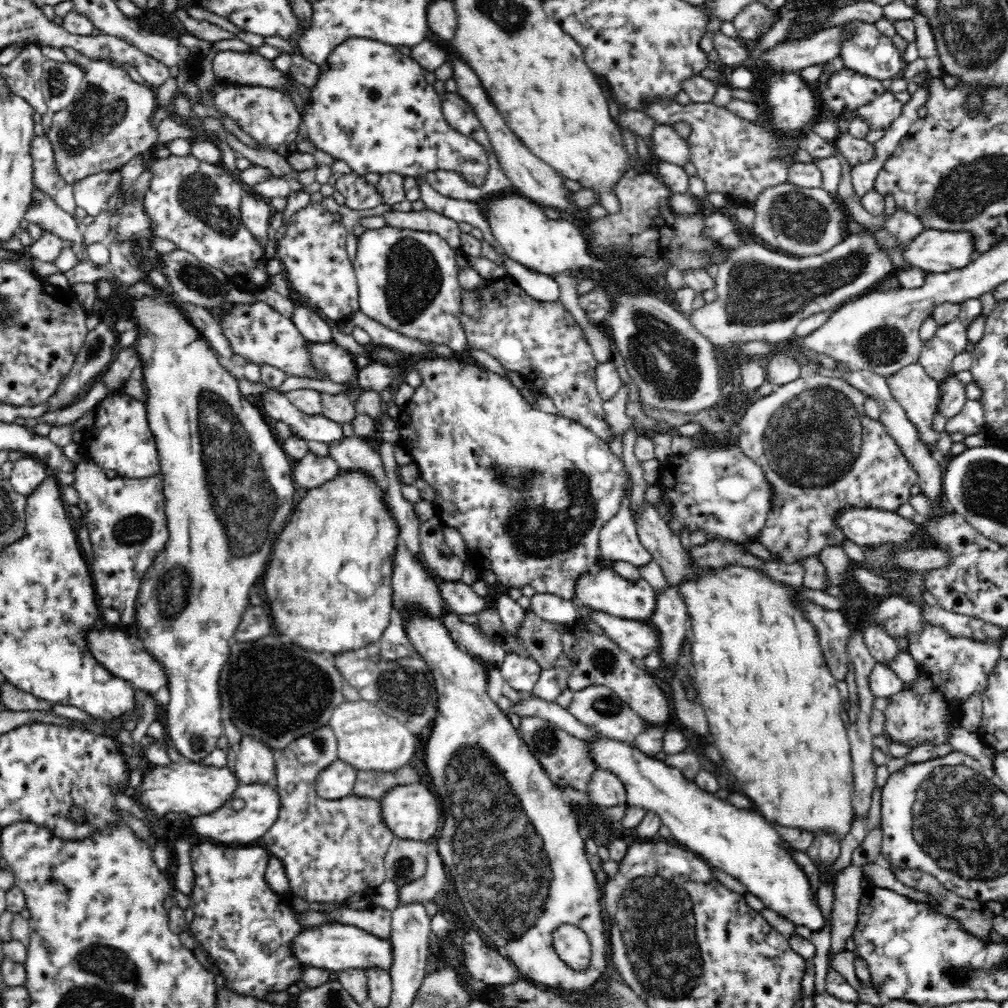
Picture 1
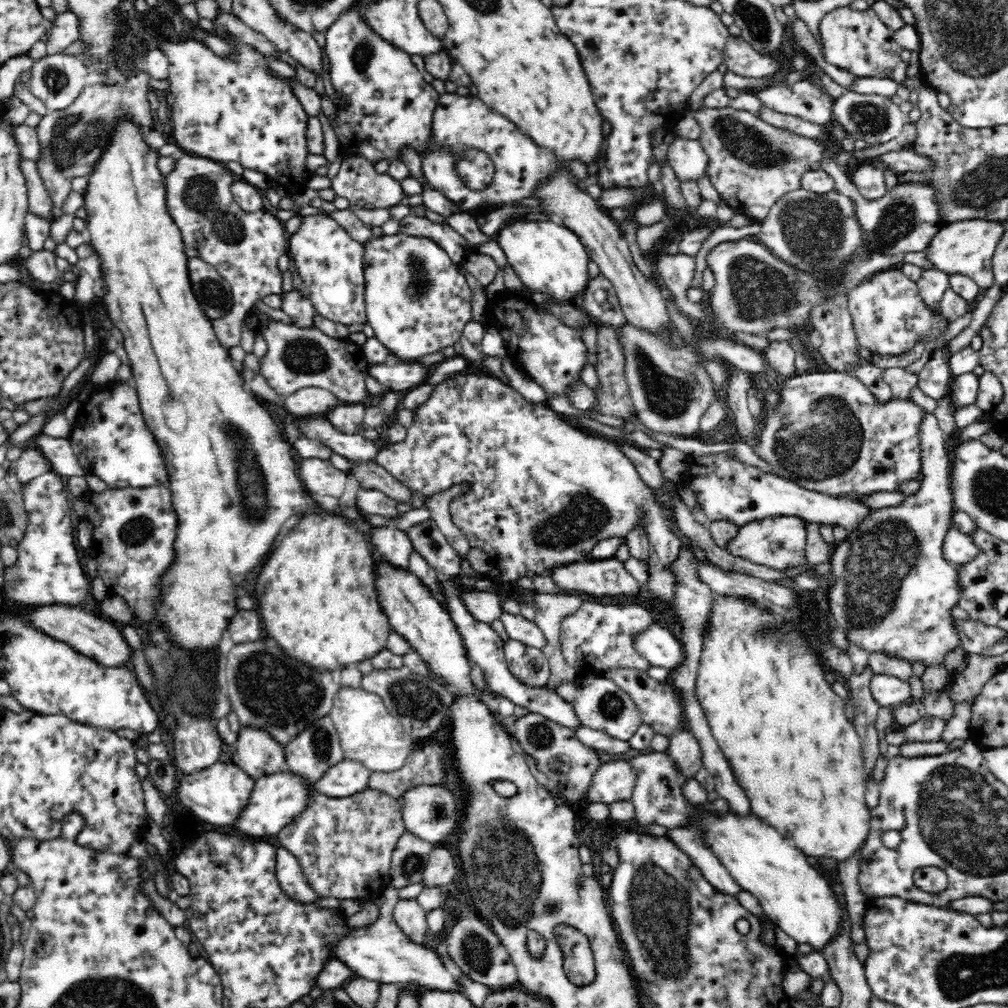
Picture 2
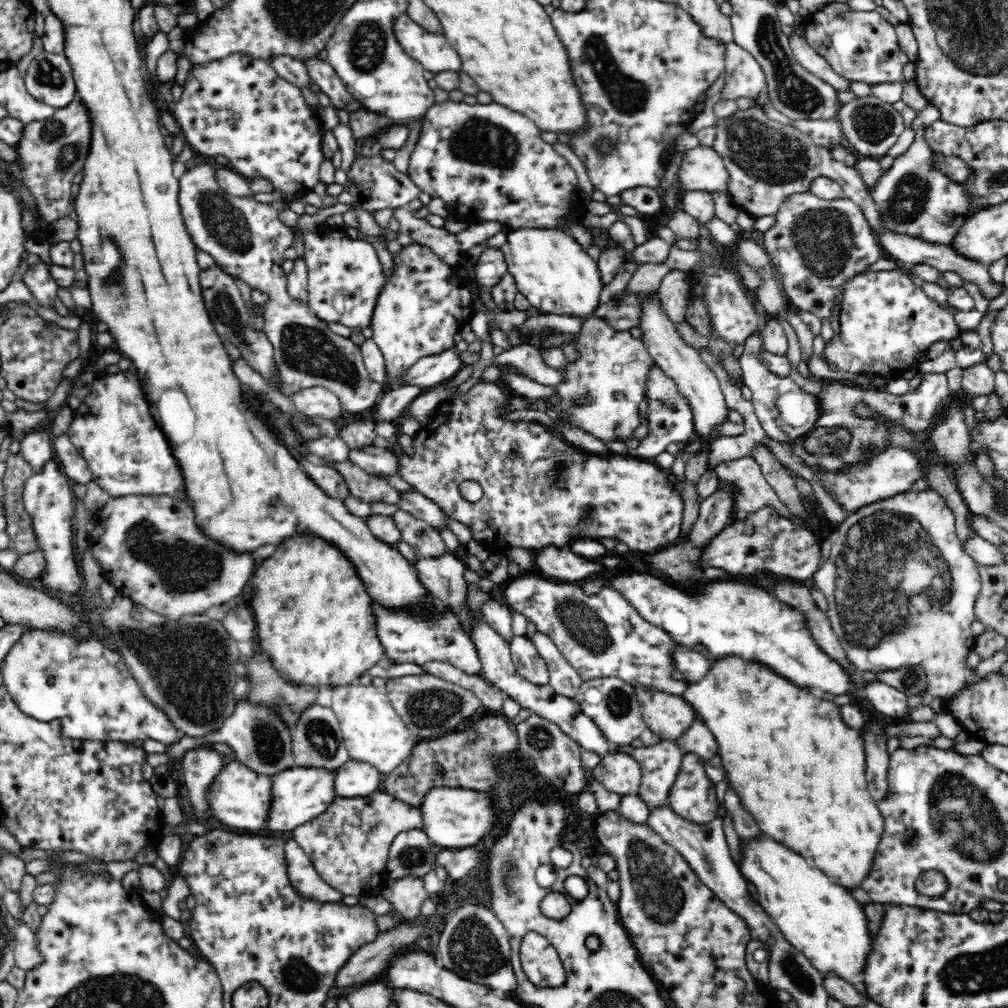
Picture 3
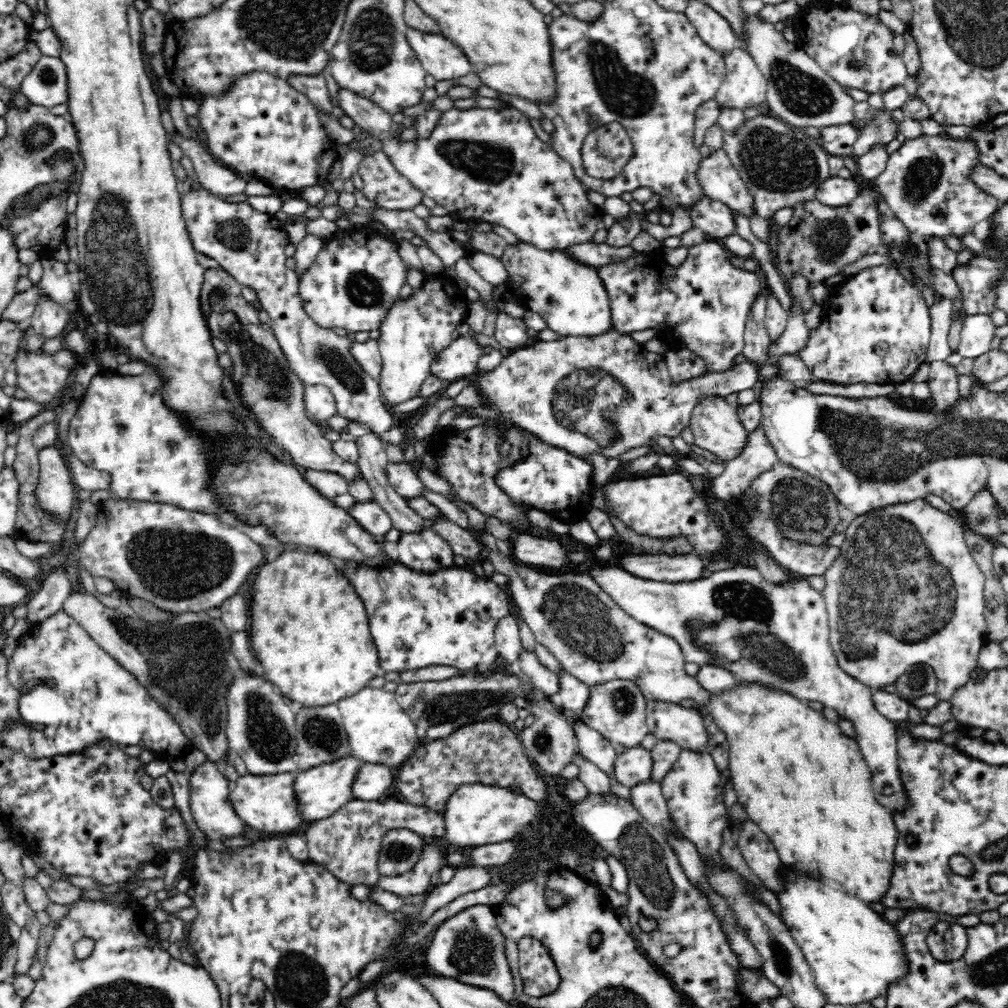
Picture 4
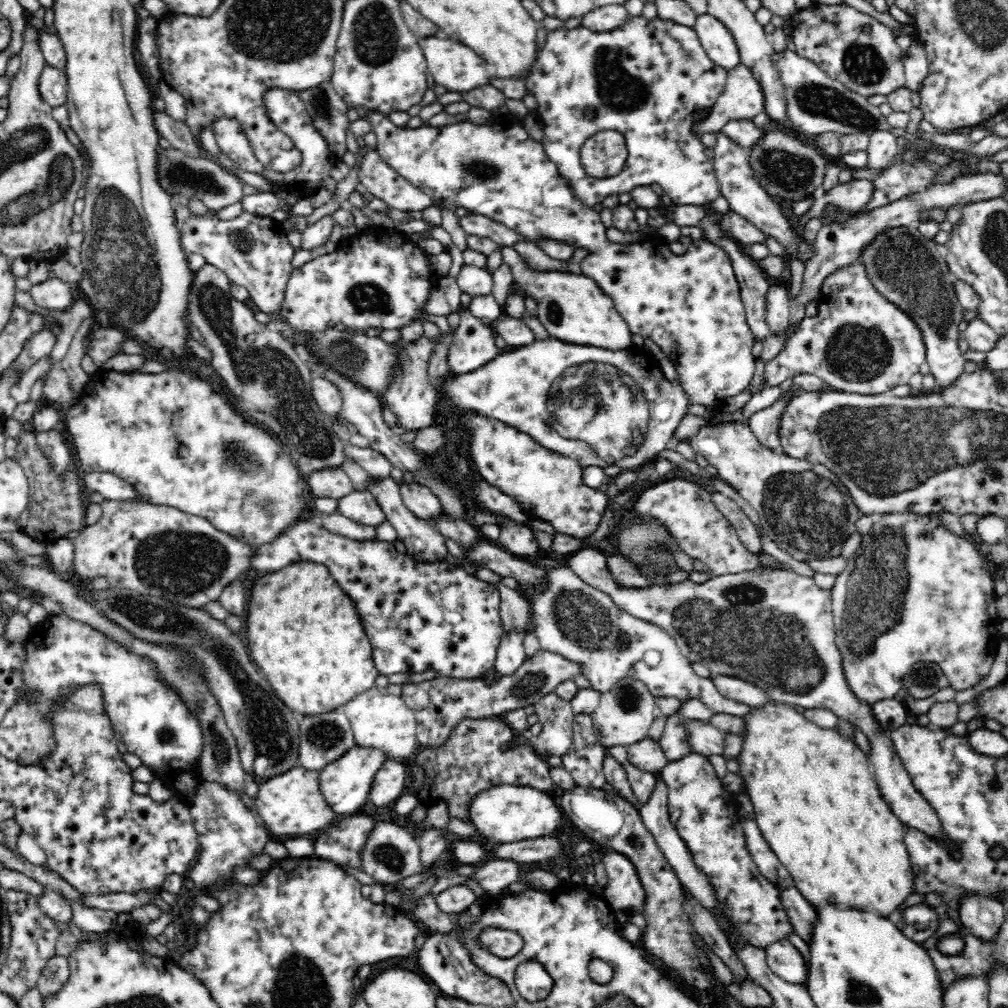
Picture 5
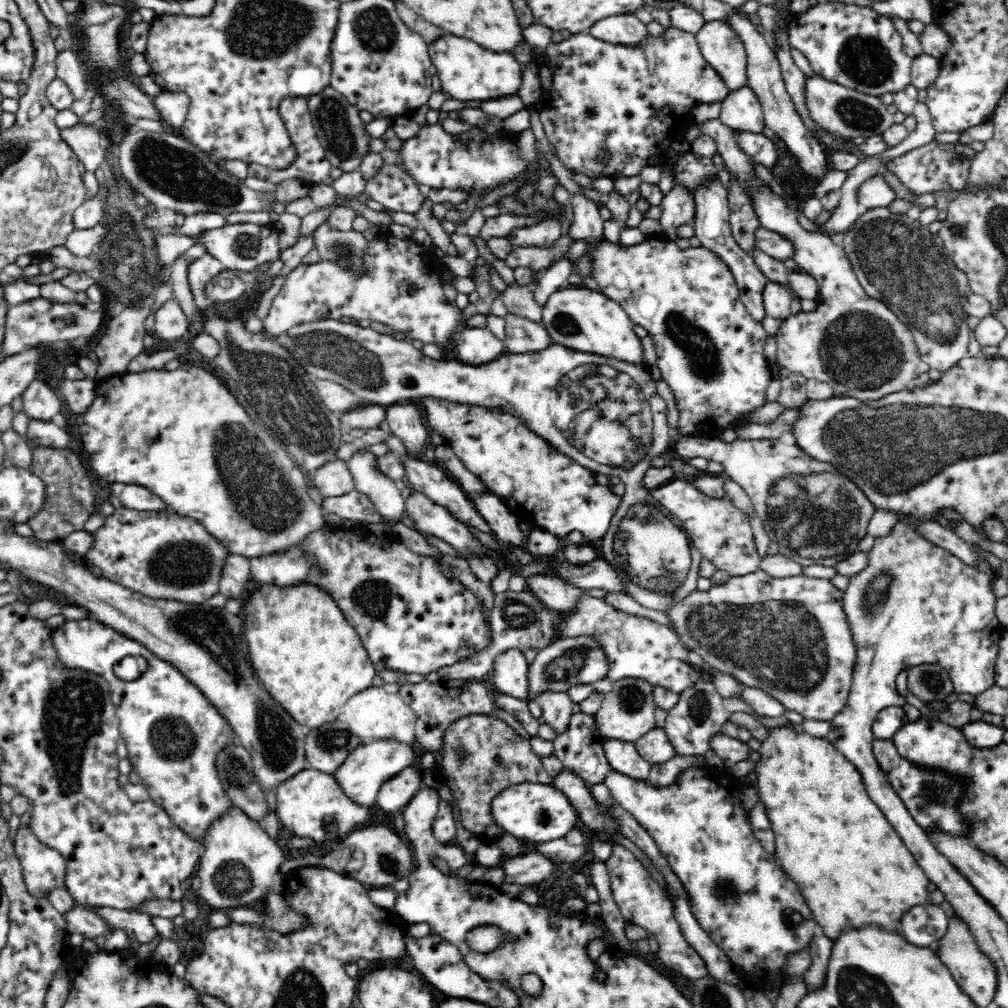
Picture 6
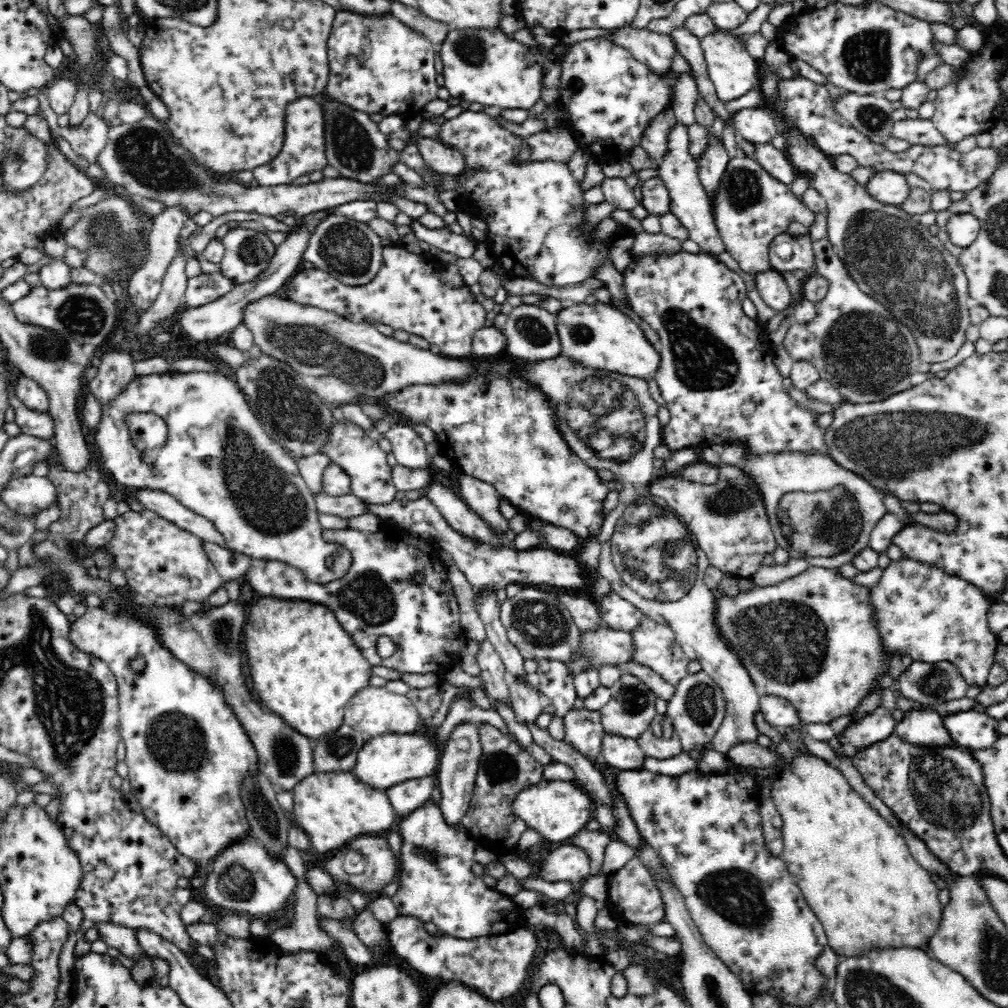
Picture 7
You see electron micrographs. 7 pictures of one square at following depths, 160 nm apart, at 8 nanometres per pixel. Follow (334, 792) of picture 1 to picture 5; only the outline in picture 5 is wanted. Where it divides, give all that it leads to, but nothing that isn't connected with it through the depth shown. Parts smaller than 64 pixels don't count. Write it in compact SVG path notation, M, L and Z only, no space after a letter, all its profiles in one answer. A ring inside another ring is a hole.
M403 760L386 761L380 772L376 774L376 780L369 794L369 803L388 807L392 802L396 803L404 793L408 793L407 765L407 762Z

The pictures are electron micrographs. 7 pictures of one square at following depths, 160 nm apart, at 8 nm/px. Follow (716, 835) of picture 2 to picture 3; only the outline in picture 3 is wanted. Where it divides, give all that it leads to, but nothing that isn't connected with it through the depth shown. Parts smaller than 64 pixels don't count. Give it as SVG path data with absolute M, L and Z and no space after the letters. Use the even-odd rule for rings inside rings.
M779 842L742 844L744 862L739 869L756 886L757 901L788 942L824 975L834 975L856 984L854 978L865 973L867 958L875 936L868 928L865 905L841 885L834 886L820 869L812 869L802 856Z

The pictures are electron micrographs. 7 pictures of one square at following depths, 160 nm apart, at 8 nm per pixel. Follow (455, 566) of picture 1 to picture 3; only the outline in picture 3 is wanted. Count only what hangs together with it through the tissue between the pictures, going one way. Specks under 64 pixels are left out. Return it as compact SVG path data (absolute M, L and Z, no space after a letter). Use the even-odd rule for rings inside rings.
M398 507L392 516L397 524L402 541L410 545L419 556L440 556L449 552L440 532L426 521Z

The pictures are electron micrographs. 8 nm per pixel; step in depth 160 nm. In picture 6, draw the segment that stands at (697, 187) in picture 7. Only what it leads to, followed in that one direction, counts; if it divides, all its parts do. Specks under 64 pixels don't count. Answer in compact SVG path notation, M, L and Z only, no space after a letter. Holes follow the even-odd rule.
M675 183L662 199L661 224L662 236L675 241L676 228L682 225L692 225L696 214L694 192L681 183Z

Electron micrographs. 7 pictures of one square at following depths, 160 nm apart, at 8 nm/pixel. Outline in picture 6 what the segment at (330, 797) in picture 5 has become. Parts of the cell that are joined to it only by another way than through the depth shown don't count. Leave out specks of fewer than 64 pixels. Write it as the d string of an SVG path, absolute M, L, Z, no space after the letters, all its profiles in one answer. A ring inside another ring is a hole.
M372 739L362 741L334 776L344 794L352 798L352 801L370 807L377 803L378 792L388 780L398 776L404 768L419 767L418 762L412 743L402 743L393 739Z

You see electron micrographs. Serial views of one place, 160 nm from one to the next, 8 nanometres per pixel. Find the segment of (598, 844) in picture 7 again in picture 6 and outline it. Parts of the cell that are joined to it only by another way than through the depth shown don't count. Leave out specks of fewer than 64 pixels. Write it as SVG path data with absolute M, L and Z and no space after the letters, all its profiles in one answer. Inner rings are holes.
M572 829L562 838L551 840L550 842L538 843L536 852L541 852L549 856L551 860L557 862L574 862L580 860L587 852L588 842L580 829Z

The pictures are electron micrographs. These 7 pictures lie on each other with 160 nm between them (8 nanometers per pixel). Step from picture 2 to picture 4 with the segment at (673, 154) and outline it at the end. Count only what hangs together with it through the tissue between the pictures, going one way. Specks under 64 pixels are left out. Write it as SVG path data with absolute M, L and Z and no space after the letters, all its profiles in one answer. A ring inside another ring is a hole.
M723 148L702 159L697 174L706 197L723 202L748 219L759 215L753 196Z

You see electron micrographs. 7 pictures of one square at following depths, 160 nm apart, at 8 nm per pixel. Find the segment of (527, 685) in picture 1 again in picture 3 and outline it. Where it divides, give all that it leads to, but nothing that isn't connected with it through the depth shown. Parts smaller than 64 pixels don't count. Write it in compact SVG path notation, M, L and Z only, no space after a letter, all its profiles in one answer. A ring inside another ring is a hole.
M525 635L513 636L510 650L518 675L531 683L544 686L549 684L549 666L540 656L535 644Z

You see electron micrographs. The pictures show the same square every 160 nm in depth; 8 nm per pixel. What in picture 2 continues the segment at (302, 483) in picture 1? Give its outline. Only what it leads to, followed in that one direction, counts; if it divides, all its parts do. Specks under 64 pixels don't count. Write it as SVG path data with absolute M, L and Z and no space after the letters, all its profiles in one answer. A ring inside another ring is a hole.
M305 458L300 466L300 478L305 488L314 494L342 496L346 490L348 476L342 470L336 469L330 460Z

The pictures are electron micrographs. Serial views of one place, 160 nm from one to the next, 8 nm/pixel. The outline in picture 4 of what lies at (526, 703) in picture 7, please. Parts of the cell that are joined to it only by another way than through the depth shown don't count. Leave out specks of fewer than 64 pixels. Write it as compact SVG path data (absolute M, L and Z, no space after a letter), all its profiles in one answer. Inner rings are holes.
M512 614L508 615L498 622L494 631L495 645L504 666L515 666L523 651L517 619Z

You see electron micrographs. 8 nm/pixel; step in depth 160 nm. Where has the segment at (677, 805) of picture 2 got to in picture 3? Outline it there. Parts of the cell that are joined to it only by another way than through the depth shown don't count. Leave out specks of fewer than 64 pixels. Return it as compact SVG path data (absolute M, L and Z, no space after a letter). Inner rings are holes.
M664 741L655 746L631 748L625 754L636 759L641 767L641 786L637 792L649 809L660 805L670 806L668 793L673 788L683 762L682 750L674 741Z

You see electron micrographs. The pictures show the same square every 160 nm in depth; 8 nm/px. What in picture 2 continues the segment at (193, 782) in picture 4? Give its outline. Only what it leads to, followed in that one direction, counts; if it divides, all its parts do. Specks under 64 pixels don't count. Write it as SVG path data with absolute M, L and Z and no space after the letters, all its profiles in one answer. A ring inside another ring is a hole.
M192 718L192 722L188 724L188 728L178 726L178 732L174 734L174 752L176 752L176 768L178 773L182 775L196 774L197 771L206 770L220 761L223 742L216 734L216 730L212 726L208 726L208 718Z

